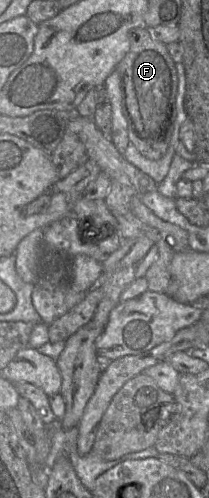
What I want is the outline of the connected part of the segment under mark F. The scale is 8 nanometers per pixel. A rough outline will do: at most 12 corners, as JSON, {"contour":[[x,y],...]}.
{"contour":[[147,27],[115,69],[129,142],[160,160],[177,117],[176,64]]}

